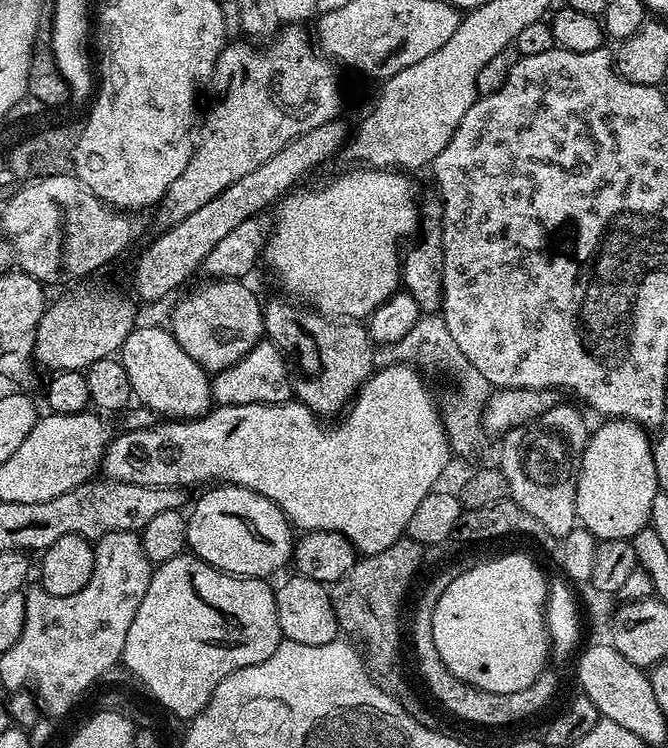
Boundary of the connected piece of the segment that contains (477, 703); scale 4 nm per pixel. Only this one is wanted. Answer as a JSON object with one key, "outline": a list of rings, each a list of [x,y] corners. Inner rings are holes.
{"outline":[[[444,566],[441,571],[424,588],[424,593],[420,596],[420,605],[416,608],[416,617],[412,620],[412,644],[416,647],[416,664],[420,667],[420,676],[428,683],[428,688],[432,691],[432,696],[449,712],[452,716],[457,716],[460,720],[465,720],[468,724],[481,724],[484,728],[504,728],[507,724],[516,724],[519,720],[528,720],[535,712],[540,712],[552,700],[552,695],[556,692],[556,676],[551,670],[540,673],[540,677],[526,690],[514,690],[514,694],[494,694],[481,688],[476,688],[472,684],[467,684],[458,679],[442,662],[438,654],[438,646],[434,646],[434,634],[432,633],[432,615],[434,606],[446,590],[446,586],[456,576],[455,567]]]}

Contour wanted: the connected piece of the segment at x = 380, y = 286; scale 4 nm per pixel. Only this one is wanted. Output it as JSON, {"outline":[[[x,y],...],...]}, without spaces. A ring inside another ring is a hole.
{"outline":[[[363,166],[351,170],[353,172],[334,177],[320,189],[289,191],[275,205],[276,221],[271,221],[262,260],[268,263],[269,270],[289,292],[289,297],[303,302],[322,316],[360,322],[371,316],[378,306],[382,306],[382,302],[390,299],[401,287],[402,260],[398,248],[396,252],[396,243],[417,231],[418,203],[415,200],[416,192],[403,171],[373,170]]]}

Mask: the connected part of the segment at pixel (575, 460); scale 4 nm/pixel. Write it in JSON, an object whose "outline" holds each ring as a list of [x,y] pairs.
{"outline":[[[557,402],[550,410],[546,410],[528,424],[520,424],[509,432],[503,433],[504,445],[500,448],[498,467],[504,473],[508,483],[508,494],[511,500],[526,514],[531,514],[550,534],[563,538],[578,526],[576,518],[576,478],[580,470],[580,460],[584,456],[584,447],[588,444],[590,427],[584,416],[575,408],[575,403]]]}

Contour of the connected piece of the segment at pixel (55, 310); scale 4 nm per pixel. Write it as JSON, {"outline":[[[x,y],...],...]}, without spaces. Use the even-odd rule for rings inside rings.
{"outline":[[[92,282],[69,287],[72,289],[65,296],[58,297],[53,304],[51,301],[40,315],[32,351],[37,365],[40,363],[44,368],[52,368],[53,373],[87,370],[89,366],[102,358],[116,356],[133,328],[137,327],[136,308],[122,293],[115,292],[112,288],[95,288],[94,285],[88,283]]]}

